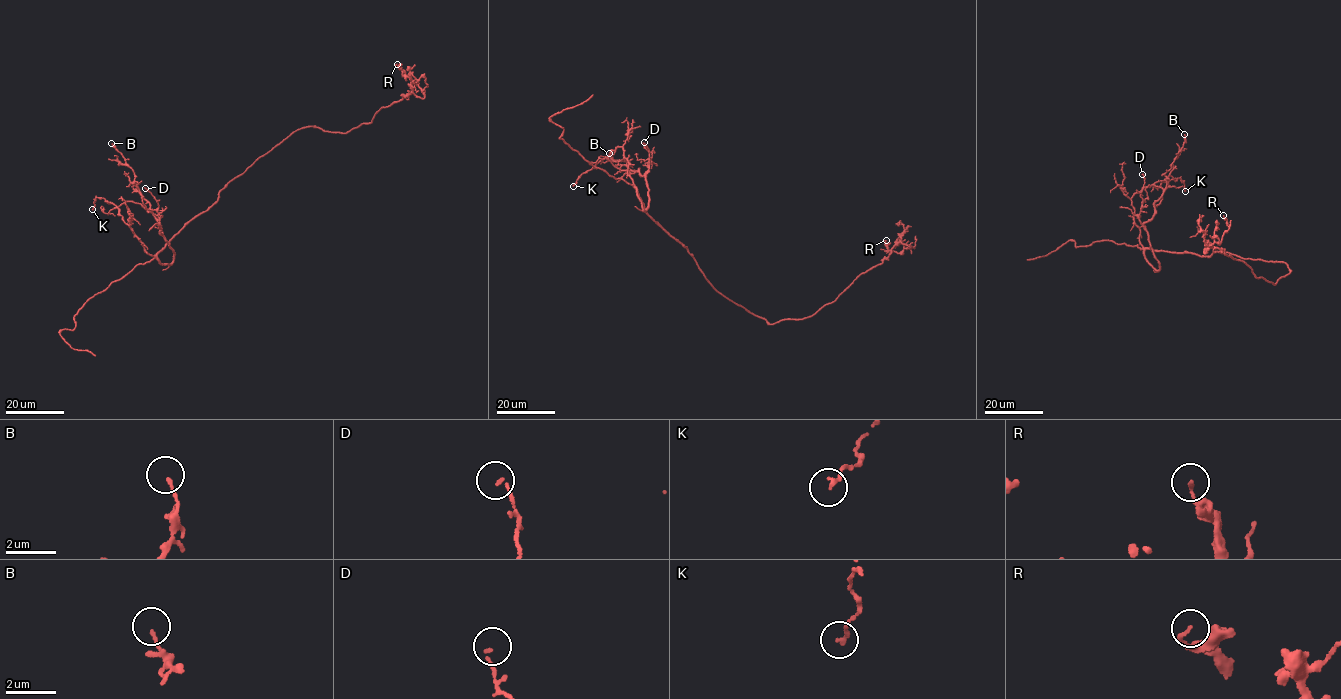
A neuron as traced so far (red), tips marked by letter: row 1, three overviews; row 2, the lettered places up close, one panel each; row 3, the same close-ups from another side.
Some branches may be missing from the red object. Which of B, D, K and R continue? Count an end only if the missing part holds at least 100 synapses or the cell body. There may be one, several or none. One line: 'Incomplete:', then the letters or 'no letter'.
Incomplete: no letter

